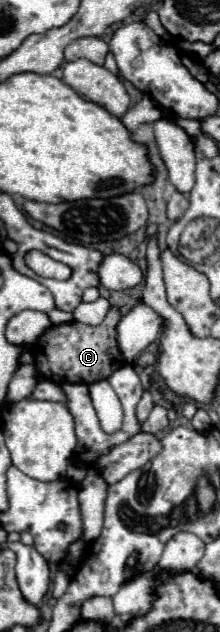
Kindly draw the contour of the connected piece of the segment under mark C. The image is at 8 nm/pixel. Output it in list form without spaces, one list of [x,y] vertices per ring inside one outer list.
[[[110,308],[104,322],[98,326],[86,326],[80,322],[68,322],[50,326],[32,346],[30,354],[34,356],[34,366],[38,374],[52,382],[70,382],[70,384],[92,384],[96,380],[108,378],[114,370],[124,366],[116,344],[116,324],[120,314],[116,308]]]

